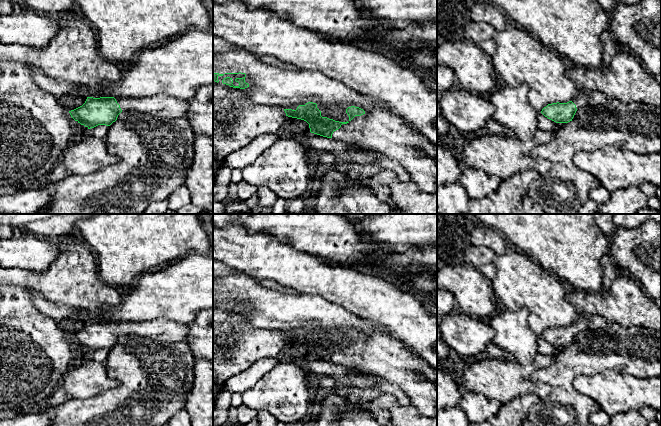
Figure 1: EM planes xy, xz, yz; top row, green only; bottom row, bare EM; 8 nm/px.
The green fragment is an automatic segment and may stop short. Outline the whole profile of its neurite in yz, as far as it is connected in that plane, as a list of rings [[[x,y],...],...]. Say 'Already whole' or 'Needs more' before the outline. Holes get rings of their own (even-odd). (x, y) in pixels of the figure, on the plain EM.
Needs more. [[[580,317],[567,327],[552,327],[544,331],[541,337],[548,343],[556,347],[568,347],[572,345],[576,335],[588,329],[587,317]]]

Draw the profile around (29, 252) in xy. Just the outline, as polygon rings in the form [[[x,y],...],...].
[[[32,234],[0,239],[0,267],[42,272],[55,261],[62,248],[61,241]]]

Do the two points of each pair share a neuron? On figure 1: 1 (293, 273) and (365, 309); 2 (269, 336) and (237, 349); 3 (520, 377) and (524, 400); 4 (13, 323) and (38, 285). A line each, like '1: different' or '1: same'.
1: same
2: same
3: different
4: different

